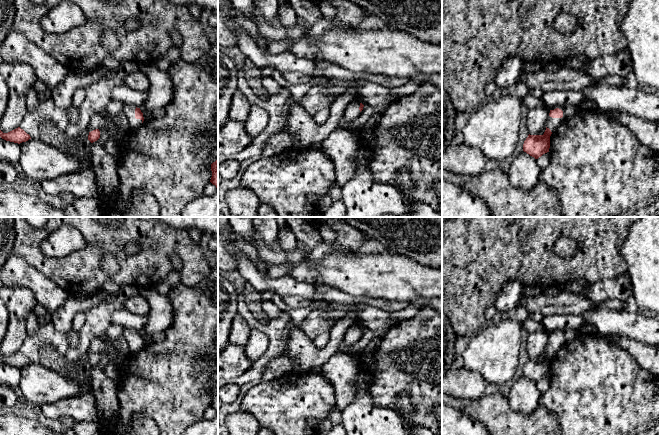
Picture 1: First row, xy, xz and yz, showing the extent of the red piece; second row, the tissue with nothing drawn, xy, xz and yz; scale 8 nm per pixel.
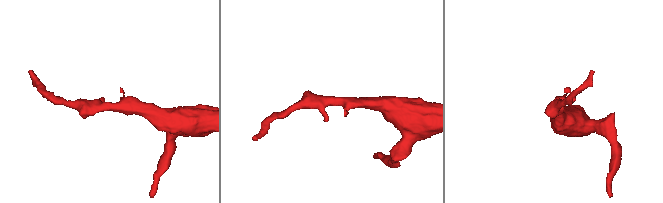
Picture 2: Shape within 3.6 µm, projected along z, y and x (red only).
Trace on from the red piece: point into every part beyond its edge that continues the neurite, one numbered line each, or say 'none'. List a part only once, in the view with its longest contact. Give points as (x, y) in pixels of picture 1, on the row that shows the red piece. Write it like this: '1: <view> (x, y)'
1: yz (553, 123)

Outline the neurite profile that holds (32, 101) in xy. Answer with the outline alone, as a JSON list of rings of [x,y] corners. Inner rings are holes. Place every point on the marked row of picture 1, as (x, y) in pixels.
[[[34,88],[30,89],[26,95],[27,111],[34,111],[38,107],[39,103],[40,101],[37,96],[37,91]]]

